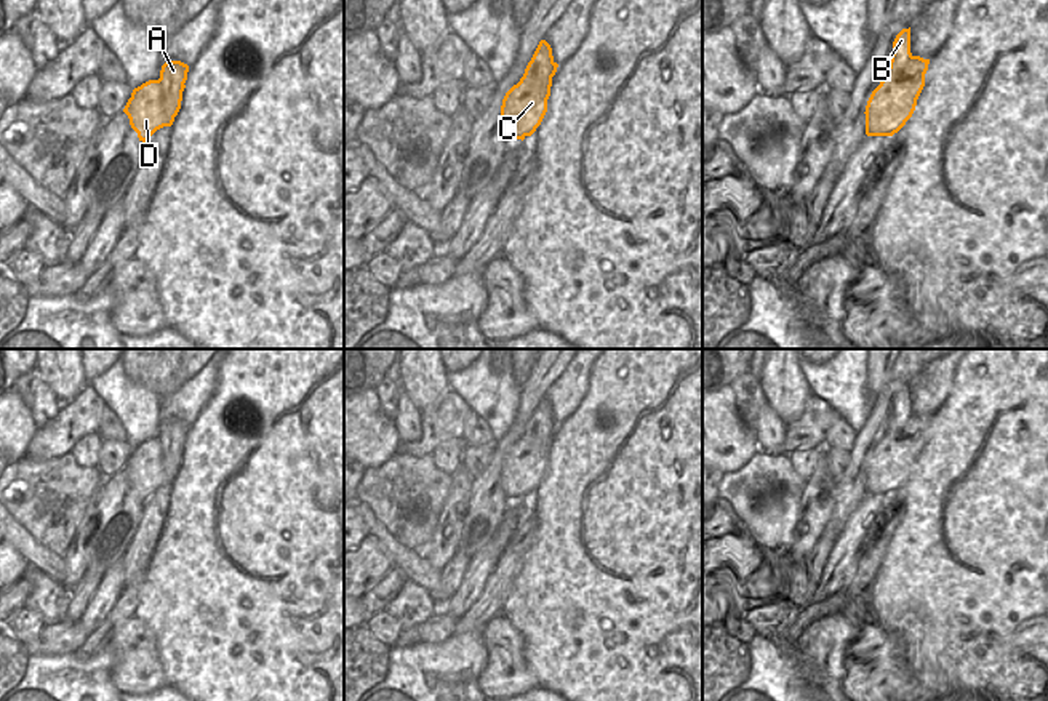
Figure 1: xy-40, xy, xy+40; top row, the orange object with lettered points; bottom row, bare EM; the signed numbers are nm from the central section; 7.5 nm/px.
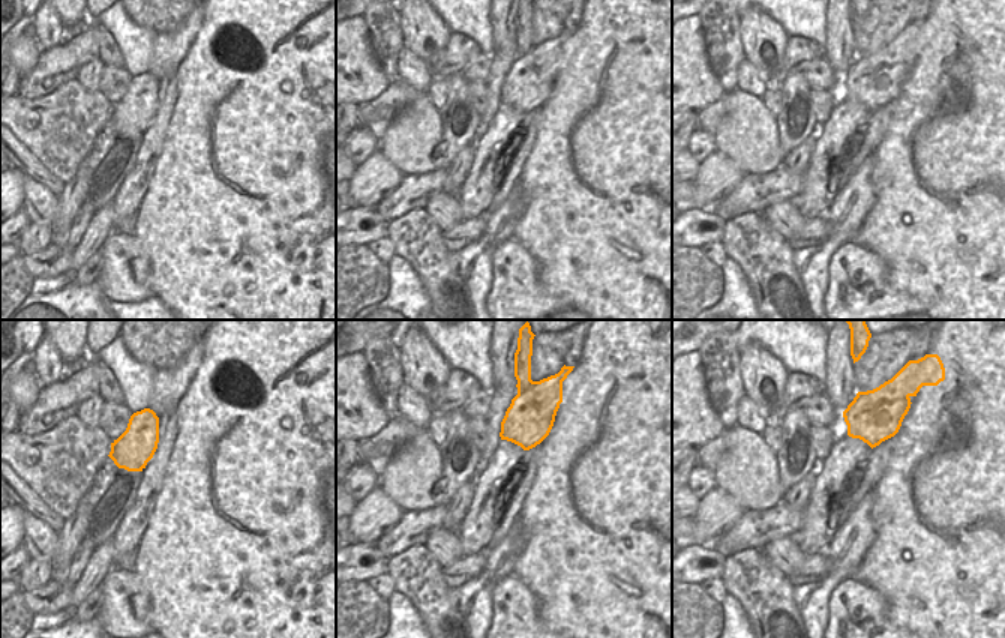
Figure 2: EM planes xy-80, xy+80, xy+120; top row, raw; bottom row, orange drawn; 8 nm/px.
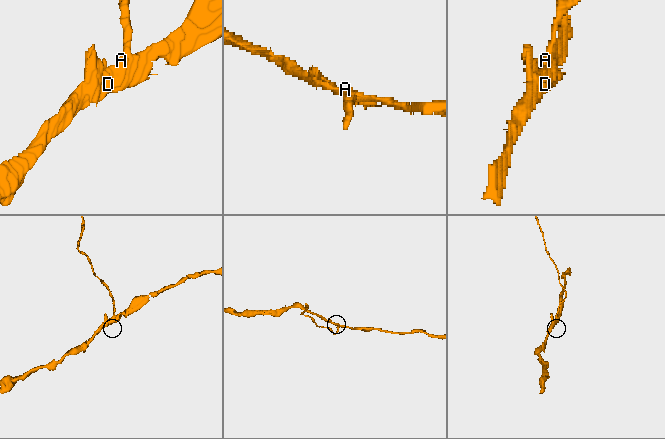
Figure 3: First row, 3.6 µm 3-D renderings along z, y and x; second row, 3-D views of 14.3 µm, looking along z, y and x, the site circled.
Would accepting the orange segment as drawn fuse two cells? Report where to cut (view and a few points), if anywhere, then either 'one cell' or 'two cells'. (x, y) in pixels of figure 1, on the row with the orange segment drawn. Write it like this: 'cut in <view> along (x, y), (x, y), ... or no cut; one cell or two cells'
cut in xy-40 along (159, 79), (165, 87), (165, 114), (172, 120); two cells

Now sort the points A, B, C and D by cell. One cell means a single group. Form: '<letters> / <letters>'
A B / C D

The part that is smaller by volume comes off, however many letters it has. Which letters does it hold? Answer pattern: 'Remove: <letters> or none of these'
Remove: A, B

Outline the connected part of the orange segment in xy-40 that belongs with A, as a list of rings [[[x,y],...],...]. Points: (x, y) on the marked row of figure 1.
[[[181,61],[165,62],[160,70],[160,82],[166,86],[163,96],[166,104],[168,120],[173,120],[179,109],[182,99],[182,85],[187,80],[189,66]]]

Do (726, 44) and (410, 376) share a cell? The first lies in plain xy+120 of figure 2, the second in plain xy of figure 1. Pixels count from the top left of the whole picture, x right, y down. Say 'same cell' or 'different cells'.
different cells

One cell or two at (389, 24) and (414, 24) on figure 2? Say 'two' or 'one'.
two

